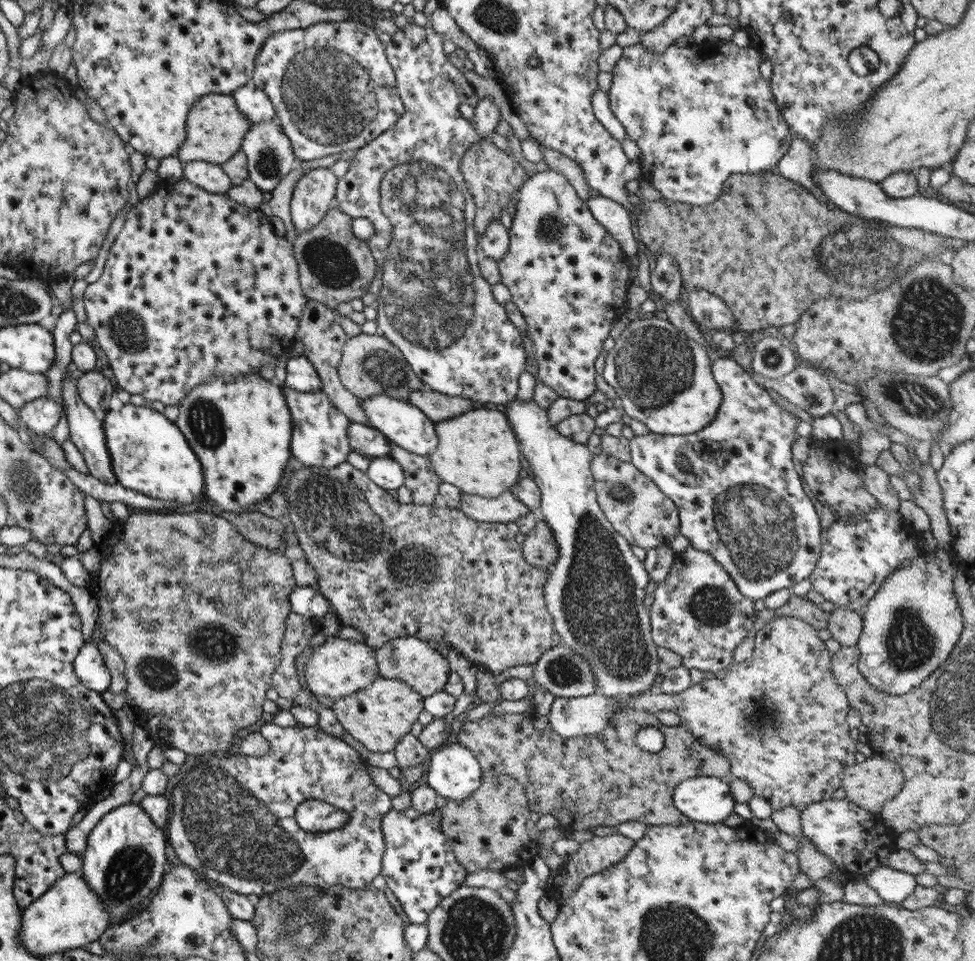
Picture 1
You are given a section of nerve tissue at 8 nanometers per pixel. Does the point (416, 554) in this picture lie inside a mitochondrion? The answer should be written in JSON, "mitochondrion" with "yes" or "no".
{"mitochondrion":"yes"}

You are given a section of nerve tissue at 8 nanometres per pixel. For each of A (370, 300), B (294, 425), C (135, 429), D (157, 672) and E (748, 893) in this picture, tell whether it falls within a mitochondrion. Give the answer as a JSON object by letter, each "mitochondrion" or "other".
{"A":"mitochondrion","B":"other","C":"other","D":"mitochondrion","E":"other"}

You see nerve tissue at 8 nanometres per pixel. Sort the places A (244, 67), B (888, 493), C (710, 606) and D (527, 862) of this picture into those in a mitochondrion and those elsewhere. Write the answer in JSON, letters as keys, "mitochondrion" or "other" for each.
{"A":"other","B":"other","C":"mitochondrion","D":"other"}

